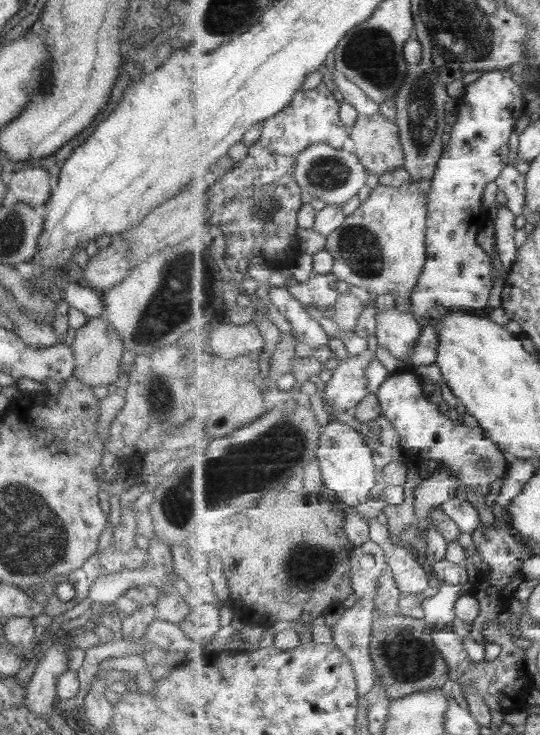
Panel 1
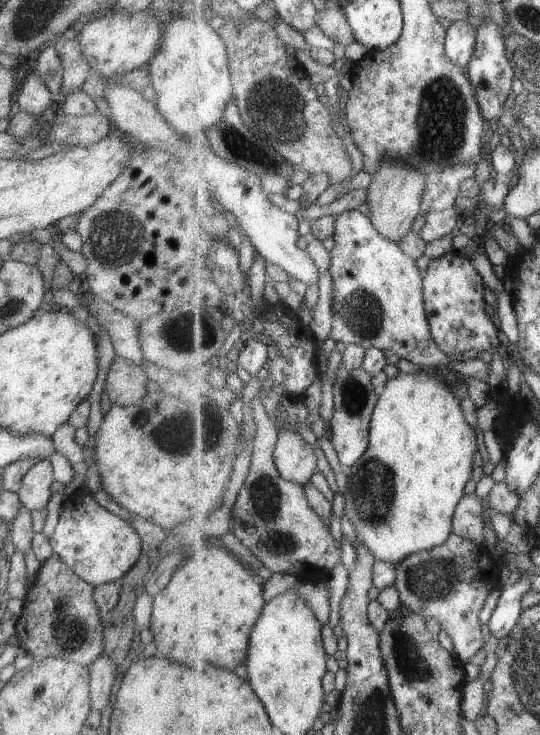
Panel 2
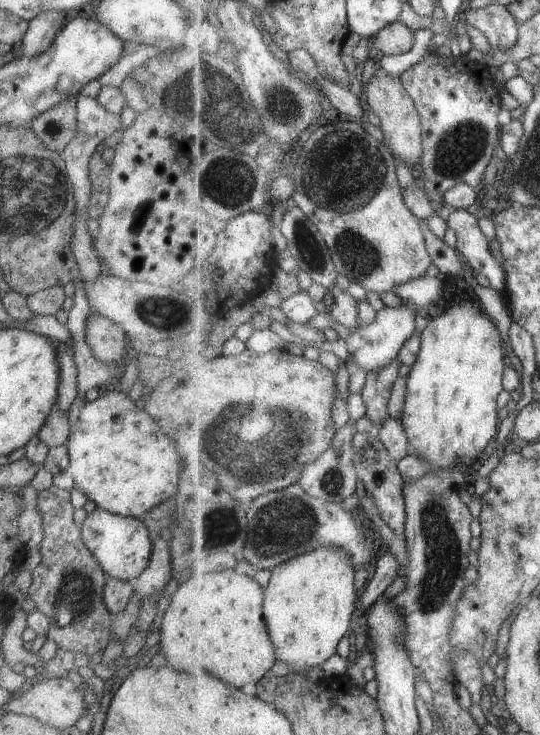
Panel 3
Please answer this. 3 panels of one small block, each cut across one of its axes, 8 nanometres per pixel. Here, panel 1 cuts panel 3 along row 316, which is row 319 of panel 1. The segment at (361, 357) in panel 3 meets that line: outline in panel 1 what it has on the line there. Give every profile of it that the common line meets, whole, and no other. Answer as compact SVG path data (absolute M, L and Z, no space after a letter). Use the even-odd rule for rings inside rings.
M396 307L381 309L375 314L376 336L381 347L391 356L403 362L421 336L423 324L415 320L413 313L403 312Z

